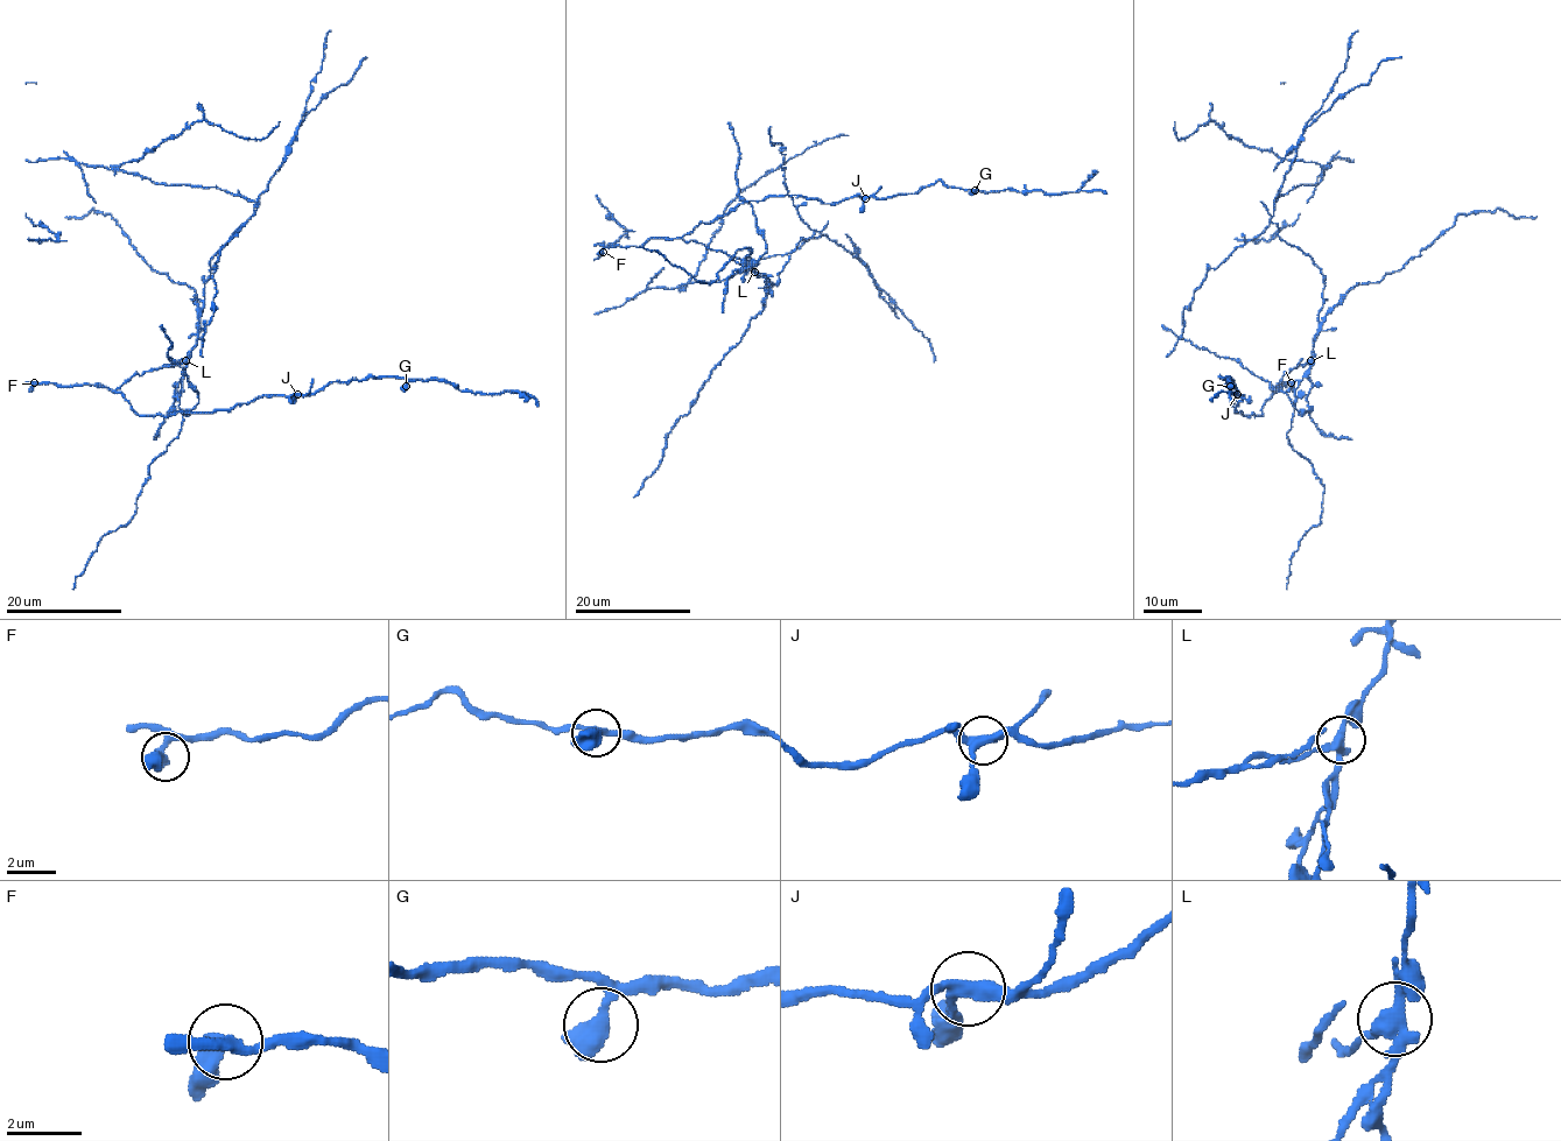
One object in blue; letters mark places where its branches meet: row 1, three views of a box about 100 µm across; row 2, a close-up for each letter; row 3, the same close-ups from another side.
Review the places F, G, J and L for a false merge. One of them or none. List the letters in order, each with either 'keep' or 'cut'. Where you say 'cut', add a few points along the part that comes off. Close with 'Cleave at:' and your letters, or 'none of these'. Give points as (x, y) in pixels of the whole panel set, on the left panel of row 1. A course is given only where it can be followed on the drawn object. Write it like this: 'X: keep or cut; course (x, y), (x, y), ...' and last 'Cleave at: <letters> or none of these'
F: keep
G: keep
J: keep
L: cut; course (185, 361), (210, 260), (255, 203), (119, 168), (196, 121), (261, 139), (280, 121)
Cleave at: L

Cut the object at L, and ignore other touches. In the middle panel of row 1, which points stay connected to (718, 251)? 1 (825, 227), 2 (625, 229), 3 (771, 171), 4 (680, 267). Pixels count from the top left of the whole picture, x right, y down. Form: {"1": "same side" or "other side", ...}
{"1": "other side", "2": "other side", "3": "other side", "4": "other side"}

